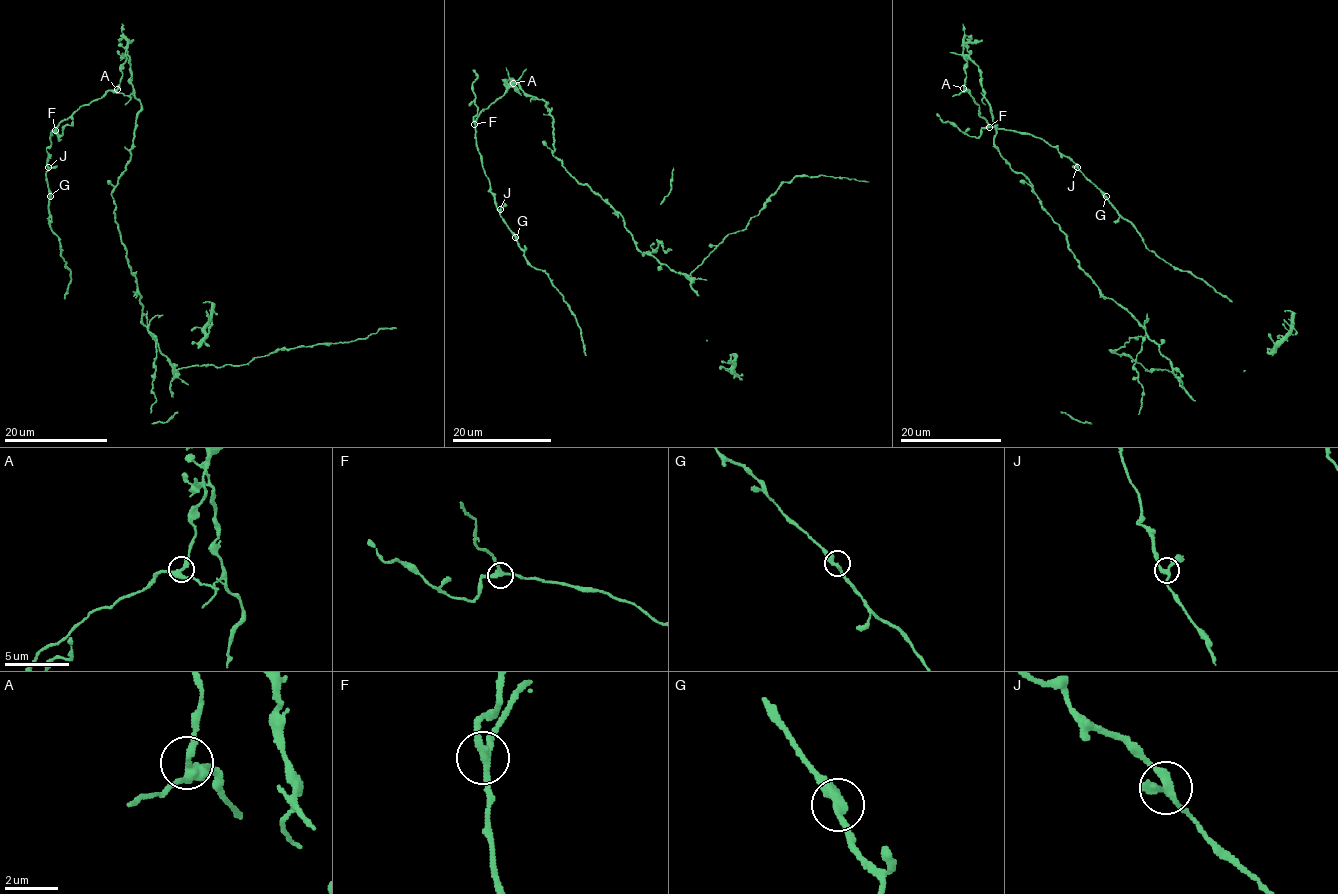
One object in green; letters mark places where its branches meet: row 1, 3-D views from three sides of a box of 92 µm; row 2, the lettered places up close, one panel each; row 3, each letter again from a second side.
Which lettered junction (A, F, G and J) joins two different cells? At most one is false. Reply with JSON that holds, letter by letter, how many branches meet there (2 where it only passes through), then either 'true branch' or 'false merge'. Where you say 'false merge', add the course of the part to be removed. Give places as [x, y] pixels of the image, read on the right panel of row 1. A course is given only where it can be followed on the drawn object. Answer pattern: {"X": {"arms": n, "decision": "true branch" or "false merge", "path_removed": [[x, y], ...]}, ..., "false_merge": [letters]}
{"A": {"arms": 3, "decision": "false merge", "path_removed": [[963, 88], [969, 56], [994, 145], [1174, 374], [1110, 350], [1136, 337]]}, "F": {"arms": 3, "decision": "true branch"}, "G": {"arms": 2, "decision": "true branch"}, "J": {"arms": 3, "decision": "true branch"}, "false_merge": ["A"]}

